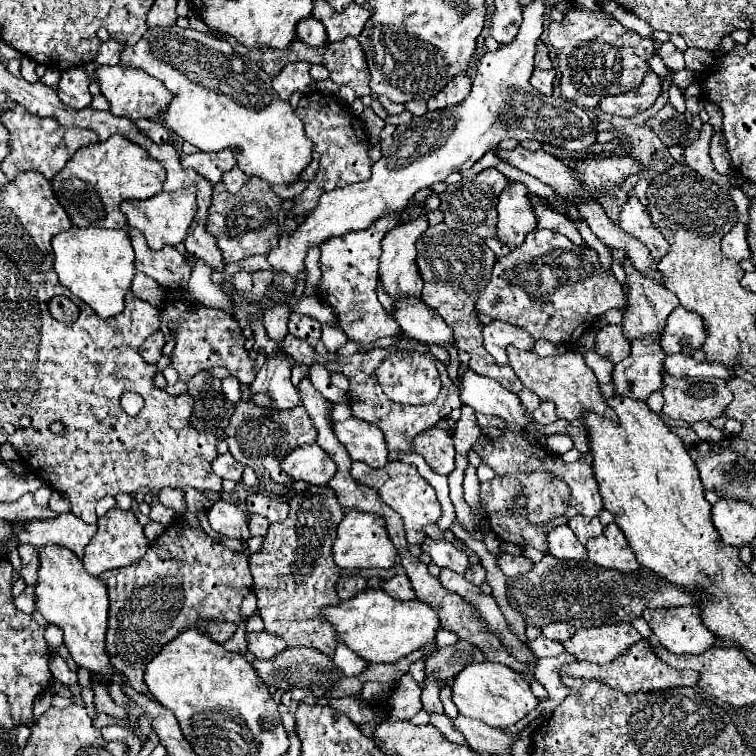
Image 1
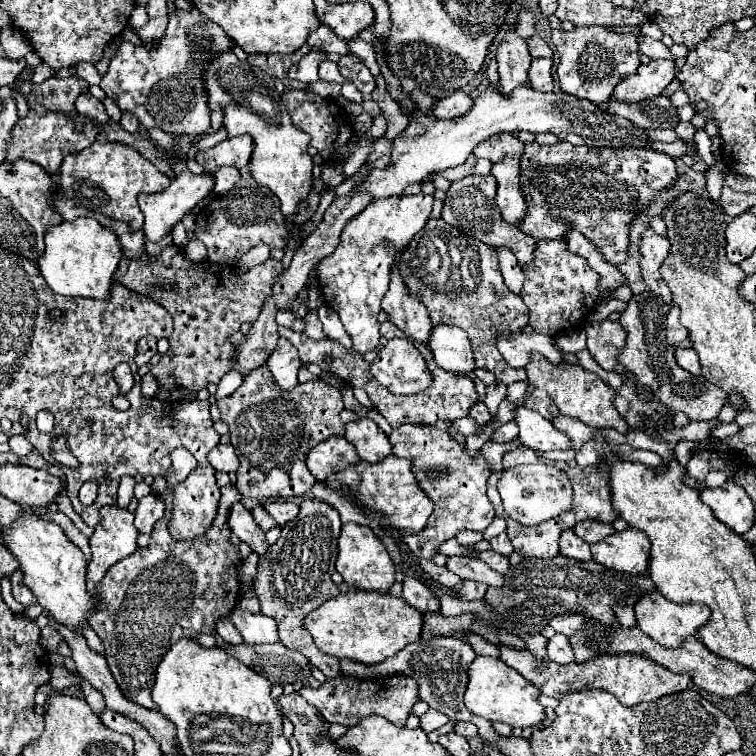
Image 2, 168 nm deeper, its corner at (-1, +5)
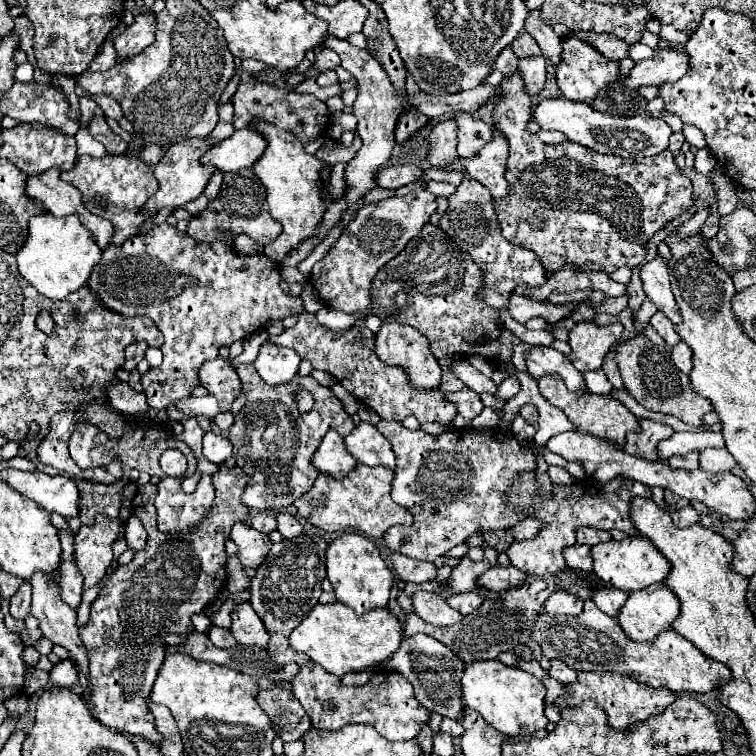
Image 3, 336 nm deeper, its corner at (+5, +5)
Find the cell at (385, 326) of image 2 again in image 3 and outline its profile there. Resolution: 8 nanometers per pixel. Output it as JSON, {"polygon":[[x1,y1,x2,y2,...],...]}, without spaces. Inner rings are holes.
{"polygon":[[304,313,298,317,298,323,292,329,286,329,282,335,270,335,270,341,276,345,294,349,302,359,310,361,314,369,332,373,340,381,340,385,344,385,366,407,374,409,384,421,390,421,390,419,402,421,404,417,414,415,420,423,438,421,448,425,458,415,456,403,448,403,440,387,420,391,418,387,412,387,402,367,384,365,384,361,380,361,378,355,374,353,376,349,374,333,364,329,364,325,356,323,352,329,344,333,336,333,320,325,312,313]]}

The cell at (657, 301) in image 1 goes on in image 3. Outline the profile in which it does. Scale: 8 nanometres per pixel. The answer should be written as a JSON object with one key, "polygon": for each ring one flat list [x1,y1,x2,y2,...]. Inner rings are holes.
{"polygon":[[646,299,642,303,642,307,634,313,634,327,636,327,636,335,632,339,626,339,622,343,616,345,614,351,614,361,620,369,620,375,624,379,626,391,646,409,650,411,660,411,666,415,674,415,680,421,684,421,686,425,702,425,702,417,706,413,712,411,712,403,708,403,708,399,696,395,692,391,690,385,690,377,686,373,682,373,670,359,670,351,664,347,654,345,646,333,644,327,650,323,650,317,656,313,658,309,654,307,654,303,650,299]]}

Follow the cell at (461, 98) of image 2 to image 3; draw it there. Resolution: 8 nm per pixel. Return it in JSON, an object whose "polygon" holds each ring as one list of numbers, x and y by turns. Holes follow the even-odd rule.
{"polygon":[[456,119,438,121,432,127,432,135,428,139,428,163,432,167,446,167,454,161,456,155]]}

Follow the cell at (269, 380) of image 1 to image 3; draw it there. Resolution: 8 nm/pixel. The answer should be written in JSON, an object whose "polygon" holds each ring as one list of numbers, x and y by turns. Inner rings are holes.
{"polygon":[[266,341,260,347,260,355,254,367,258,369,260,377,266,383,280,385,280,383,288,383,296,375,298,363,300,363,300,357,296,355,296,351]]}

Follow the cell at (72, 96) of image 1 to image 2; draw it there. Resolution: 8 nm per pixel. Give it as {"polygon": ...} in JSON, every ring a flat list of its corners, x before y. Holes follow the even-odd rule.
{"polygon":[[84,93,84,95,80,95,80,97,78,97,76,109,78,109,78,113,80,113,80,115,86,115,86,117,90,117,92,121,96,121,96,123,100,123,100,125,110,123,110,117,106,115,102,101,94,99,90,93]]}

